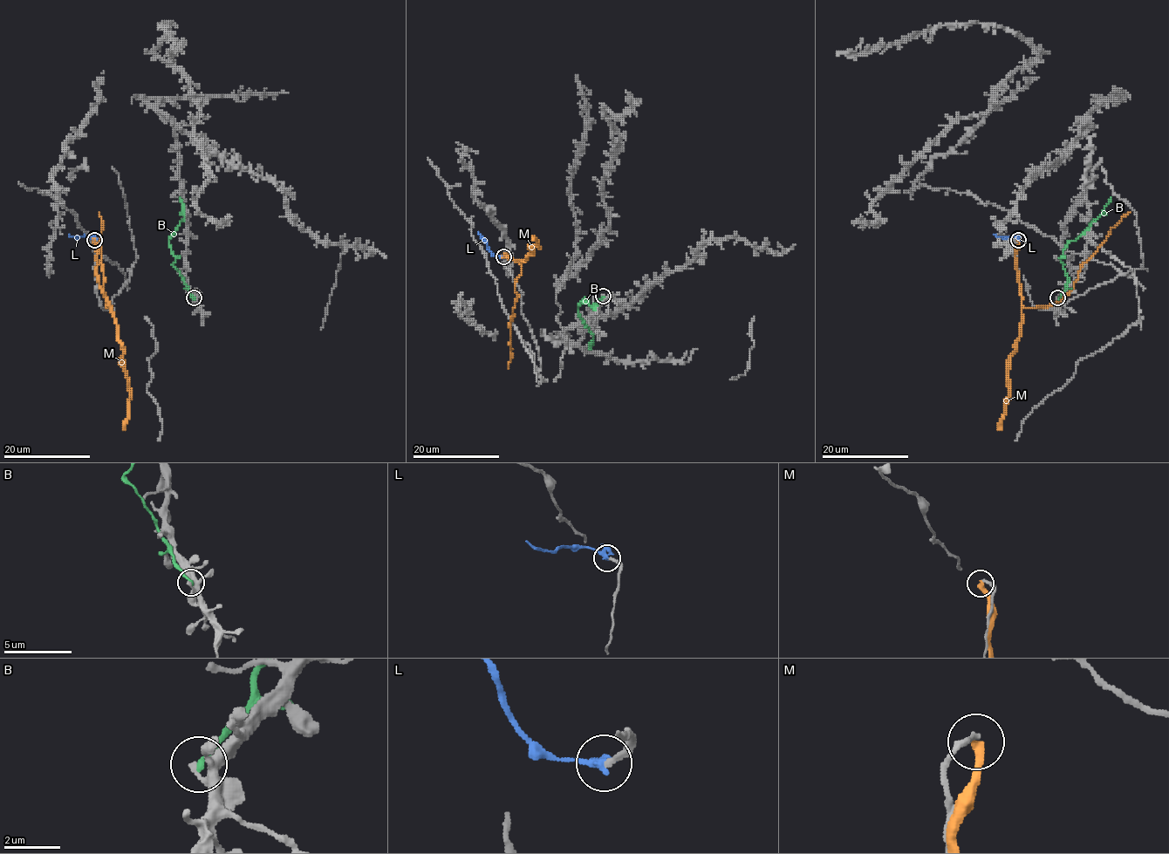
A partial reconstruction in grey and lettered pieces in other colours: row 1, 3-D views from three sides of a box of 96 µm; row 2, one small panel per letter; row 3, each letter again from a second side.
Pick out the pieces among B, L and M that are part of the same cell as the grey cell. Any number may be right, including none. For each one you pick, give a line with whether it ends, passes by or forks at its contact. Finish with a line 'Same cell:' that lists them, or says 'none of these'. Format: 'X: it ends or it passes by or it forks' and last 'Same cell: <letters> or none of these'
L: it ends
Same cell: L

